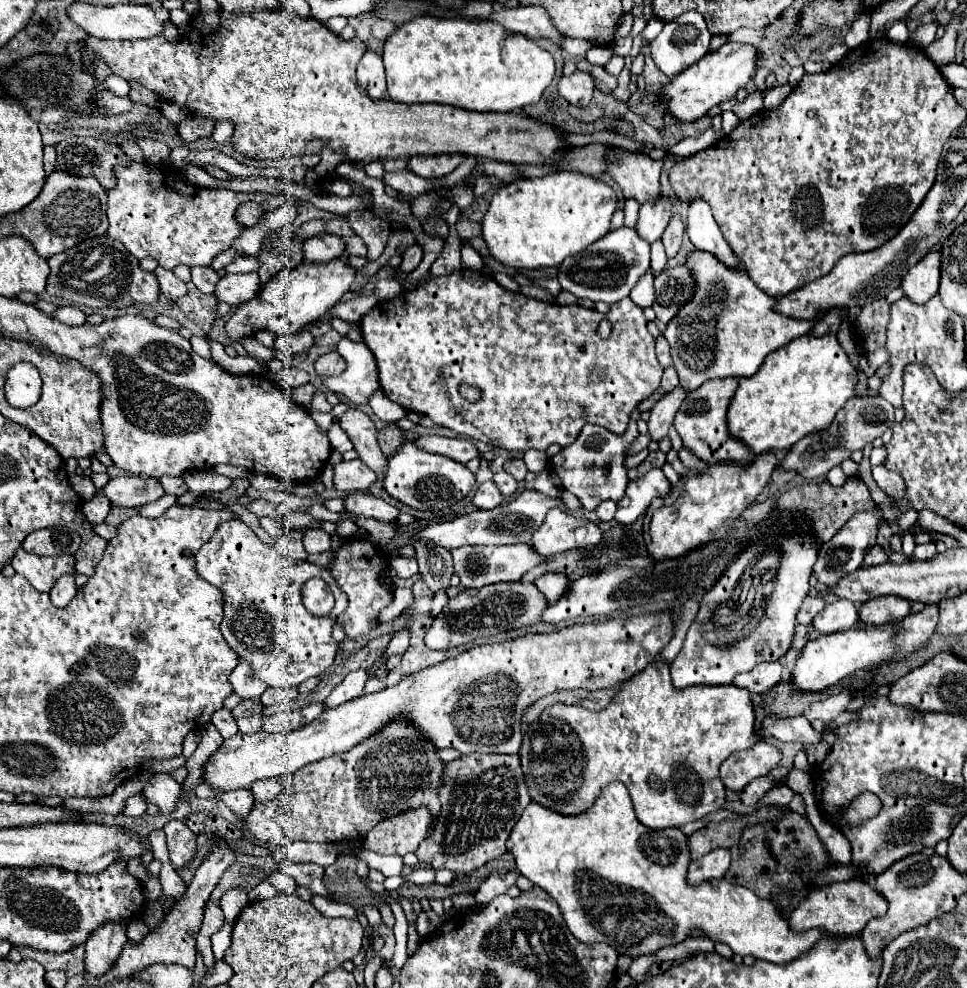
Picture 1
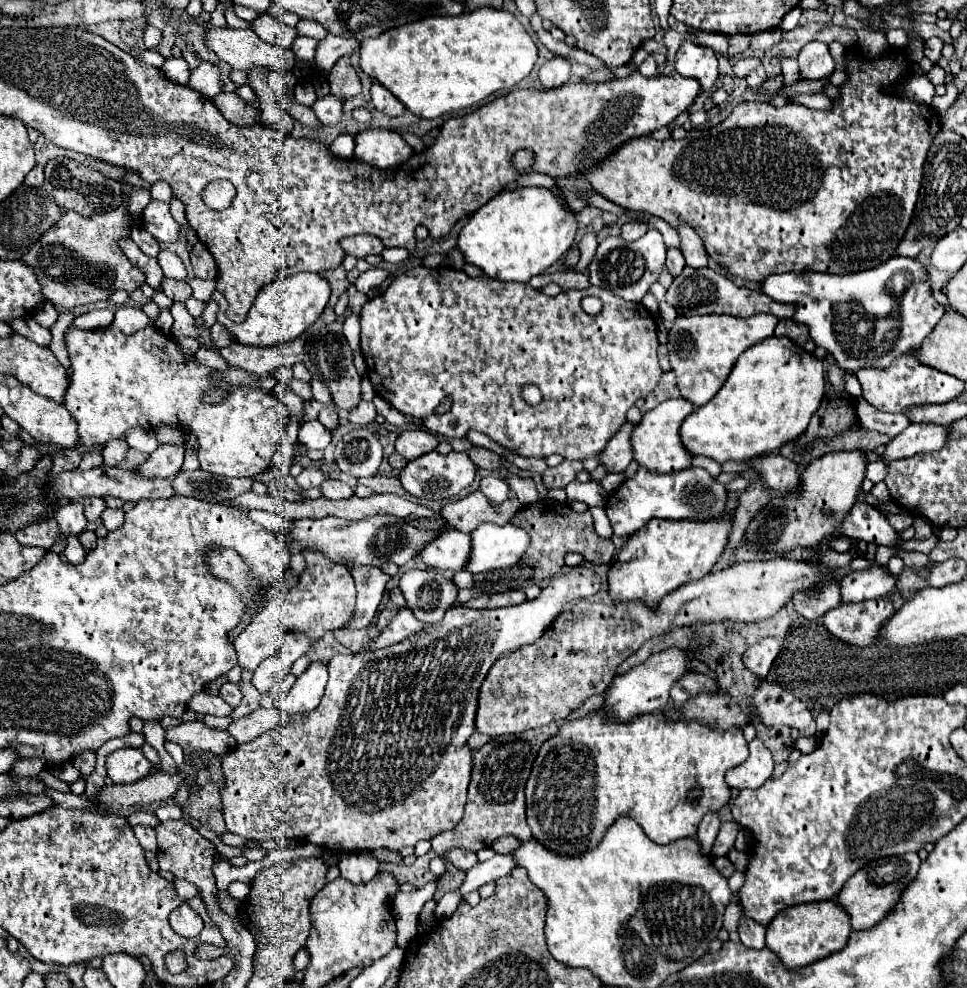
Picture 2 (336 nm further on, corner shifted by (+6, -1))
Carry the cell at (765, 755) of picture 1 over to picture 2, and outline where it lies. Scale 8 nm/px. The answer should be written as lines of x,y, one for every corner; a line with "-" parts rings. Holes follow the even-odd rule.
761,740
749,742
749,758
725,772
725,782
731,788
759,788
773,772
771,752
761,744

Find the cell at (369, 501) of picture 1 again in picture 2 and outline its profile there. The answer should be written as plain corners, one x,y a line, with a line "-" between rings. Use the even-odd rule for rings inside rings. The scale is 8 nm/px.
331,478
321,484
321,490
323,490
323,496
329,500
349,500
355,494
351,486
347,486
341,480
331,480

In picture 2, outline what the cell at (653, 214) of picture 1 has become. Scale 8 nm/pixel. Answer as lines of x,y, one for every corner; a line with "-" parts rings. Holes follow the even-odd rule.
629,220
627,224
621,226
621,238
633,242
633,240
641,238
647,230
649,230
649,228
647,228
647,222
641,222
641,220

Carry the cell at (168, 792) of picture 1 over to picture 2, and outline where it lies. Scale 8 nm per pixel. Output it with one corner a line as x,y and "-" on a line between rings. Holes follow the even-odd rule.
125,748
107,756
107,774
115,784
133,784
151,774
151,768
141,748

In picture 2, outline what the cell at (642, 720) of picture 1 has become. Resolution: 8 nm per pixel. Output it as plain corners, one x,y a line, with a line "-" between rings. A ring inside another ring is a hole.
595,710
581,720
559,722
559,732
545,740
533,762
527,780
527,822
533,836
549,850
559,854
579,854
595,848
605,828
621,814
639,816
645,834
657,844
697,834
697,826
707,812
717,812
729,802
729,786
723,774
745,762
747,742
741,728
711,728
699,722
671,720
663,712
635,716
631,722
607,722

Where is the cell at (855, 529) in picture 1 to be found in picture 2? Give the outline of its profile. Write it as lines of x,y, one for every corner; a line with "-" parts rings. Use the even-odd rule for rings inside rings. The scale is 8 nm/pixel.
911,424
899,436
895,436
881,454
881,462
887,466
895,460
911,458
921,452
933,452
945,444
945,432
949,428
933,428
929,424

